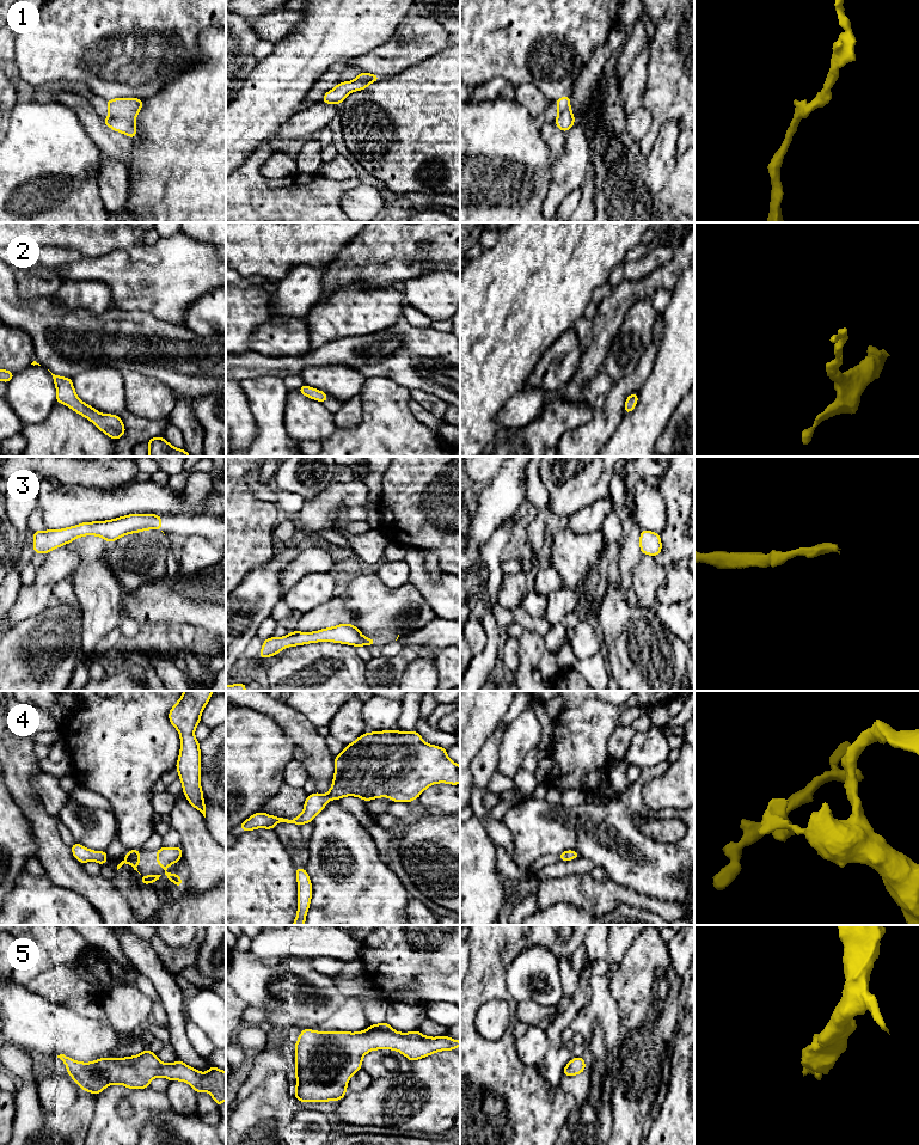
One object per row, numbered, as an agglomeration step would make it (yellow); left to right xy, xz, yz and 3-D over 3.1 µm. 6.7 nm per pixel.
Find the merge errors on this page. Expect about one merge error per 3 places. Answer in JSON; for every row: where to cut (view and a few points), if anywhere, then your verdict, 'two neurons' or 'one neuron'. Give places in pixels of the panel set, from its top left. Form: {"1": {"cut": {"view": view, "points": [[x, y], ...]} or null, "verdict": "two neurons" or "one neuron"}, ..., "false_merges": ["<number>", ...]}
{"1": {"cut": null, "verdict": "one neuron"}, "2": {"cut": null, "verdict": "one neuron"}, "3": {"cut": null, "verdict": "one neuron"}, "4": {"cut": null, "verdict": "one neuron"}, "5": {"cut": null, "verdict": "one neuron"}, "false_merges": []}

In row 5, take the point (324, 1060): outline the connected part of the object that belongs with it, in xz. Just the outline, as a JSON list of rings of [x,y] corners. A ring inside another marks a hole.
[[[386,1022],[357,1033],[302,1029],[295,1043],[294,1095],[298,1102],[339,1101],[351,1076],[361,1070],[363,1055],[374,1049],[394,1049],[413,1063],[457,1047],[460,1041],[446,1035],[429,1037],[418,1030],[397,1033]]]

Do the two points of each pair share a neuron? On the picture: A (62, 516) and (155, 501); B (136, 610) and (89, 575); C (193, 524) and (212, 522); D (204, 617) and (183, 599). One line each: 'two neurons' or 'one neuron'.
A: one neuron
B: two neurons
C: one neuron
D: one neuron

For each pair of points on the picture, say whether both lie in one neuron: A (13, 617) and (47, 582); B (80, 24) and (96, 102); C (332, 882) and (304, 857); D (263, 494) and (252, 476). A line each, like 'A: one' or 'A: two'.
A: one
B: two
C: two
D: one

